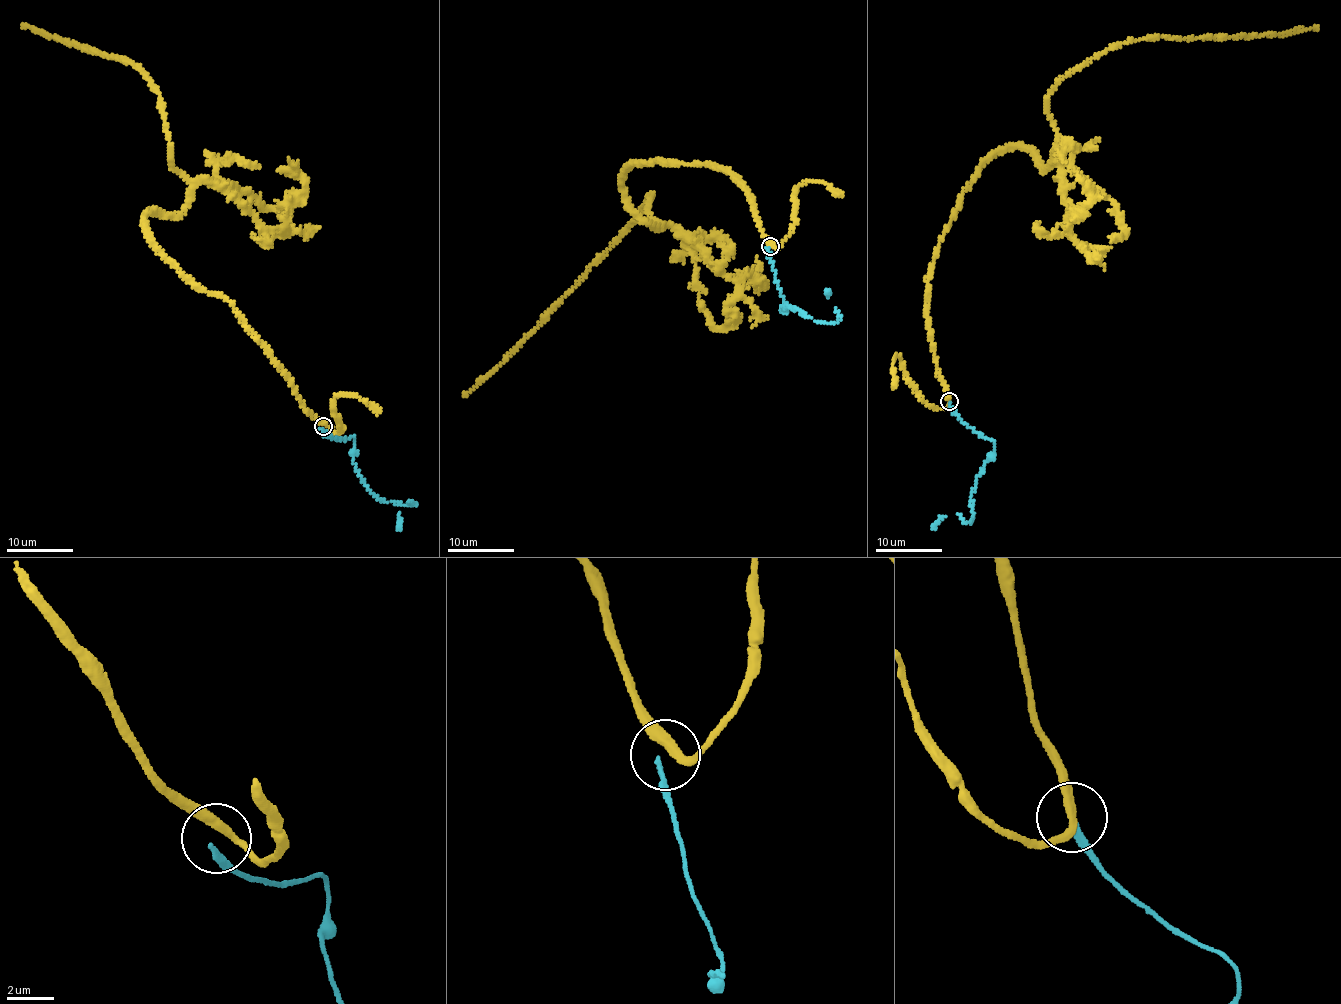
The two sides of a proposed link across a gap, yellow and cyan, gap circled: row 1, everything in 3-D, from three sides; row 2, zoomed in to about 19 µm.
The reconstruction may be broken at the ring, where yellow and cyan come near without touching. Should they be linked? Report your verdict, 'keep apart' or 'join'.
keep apart

